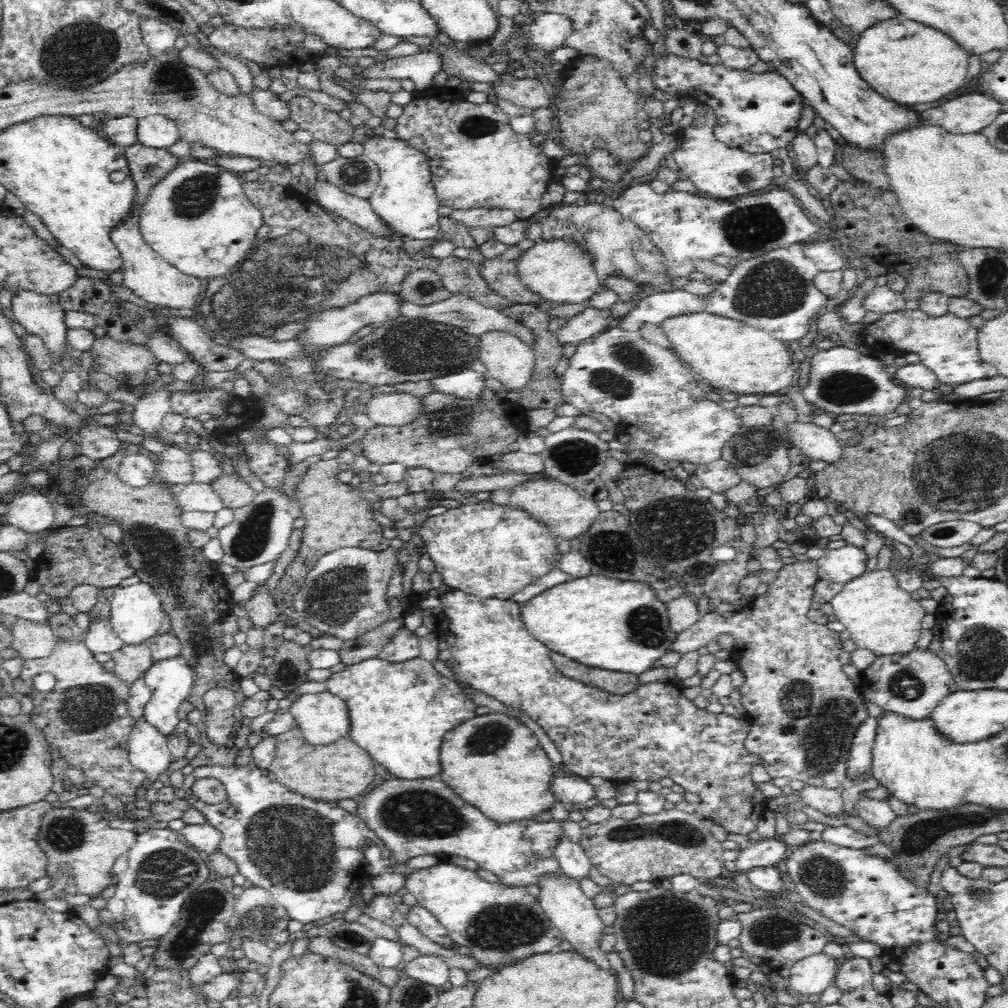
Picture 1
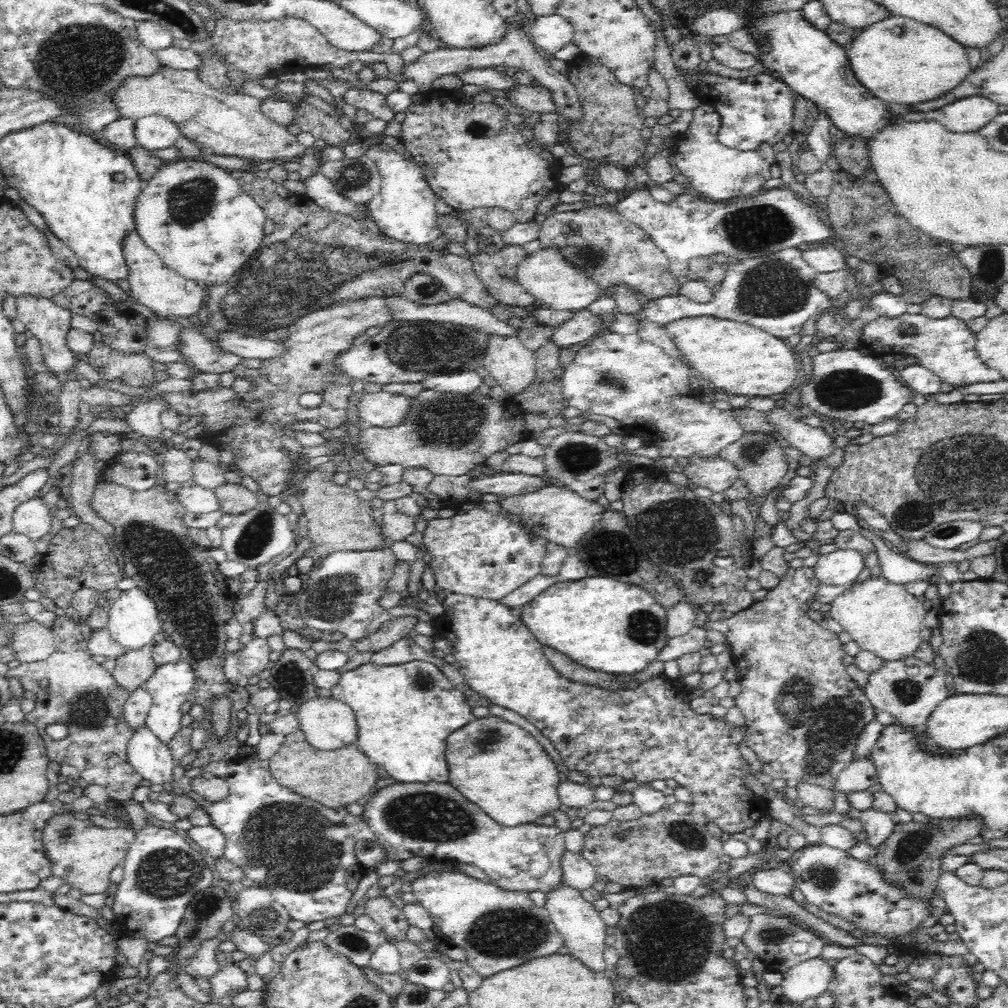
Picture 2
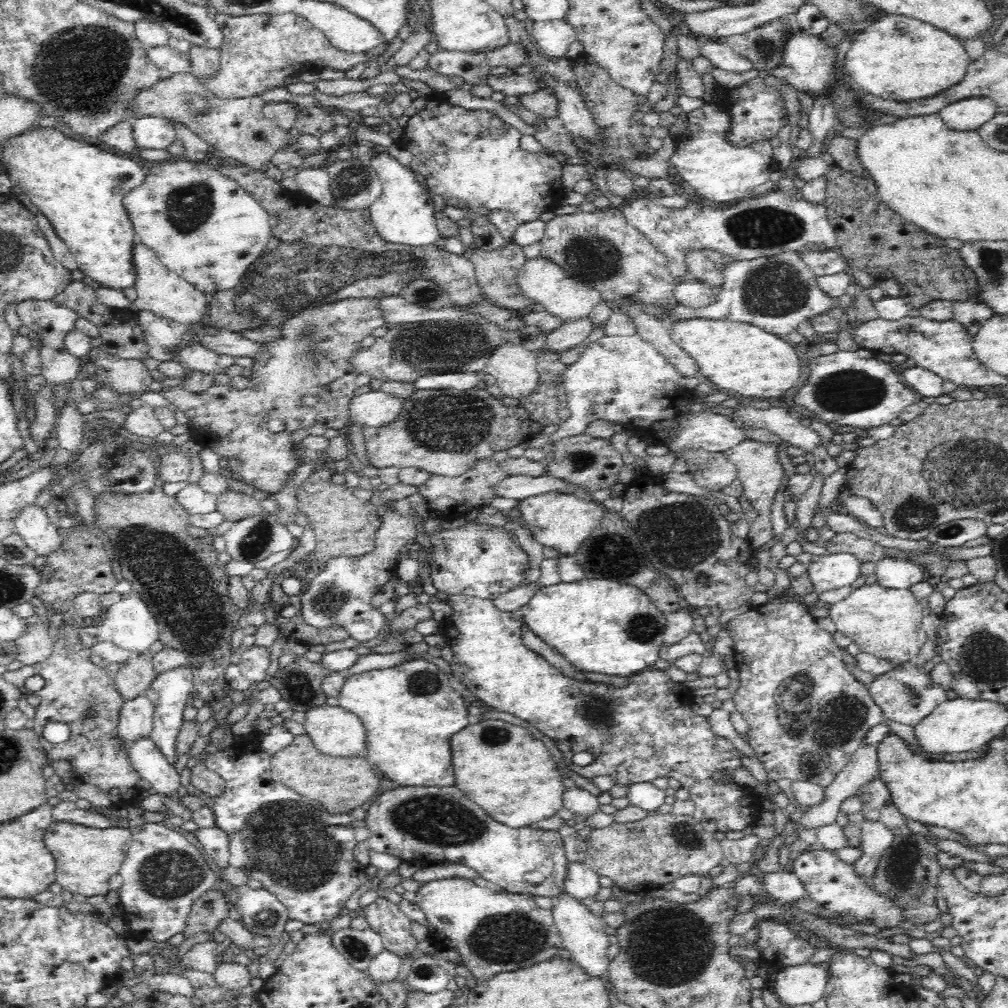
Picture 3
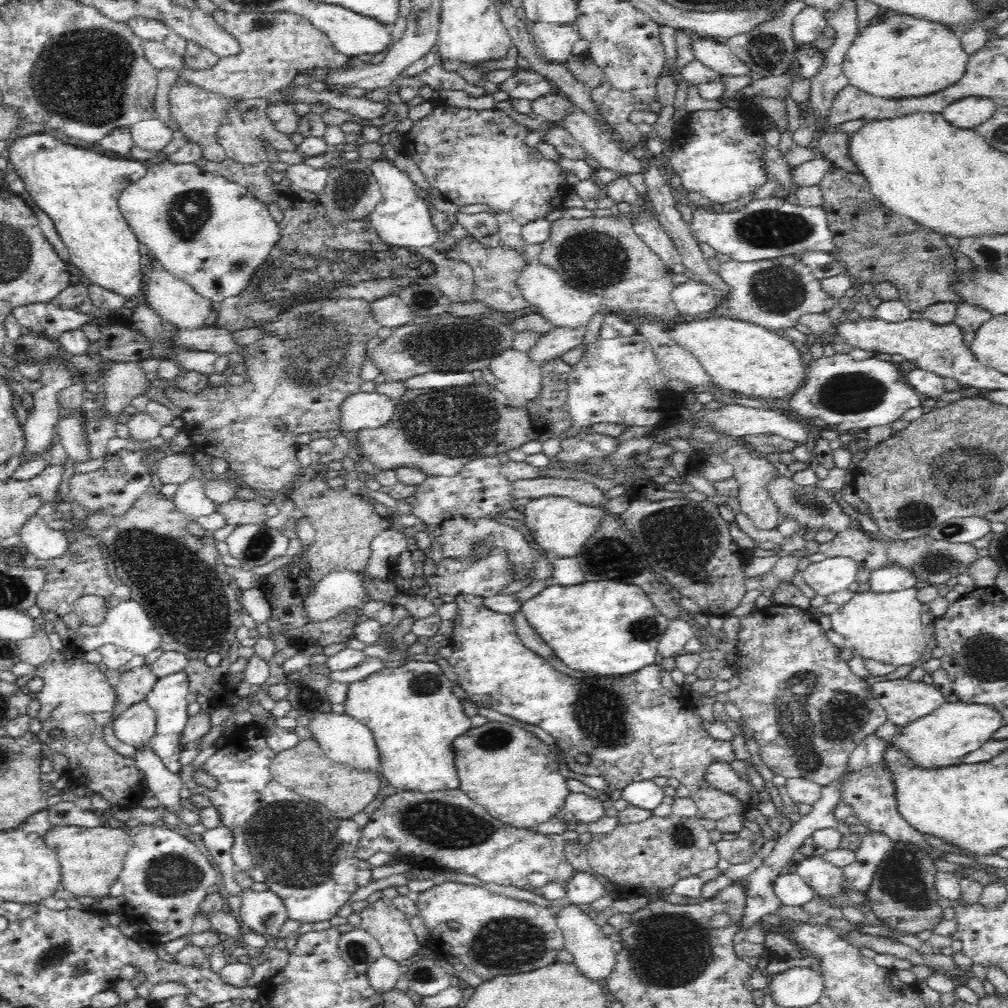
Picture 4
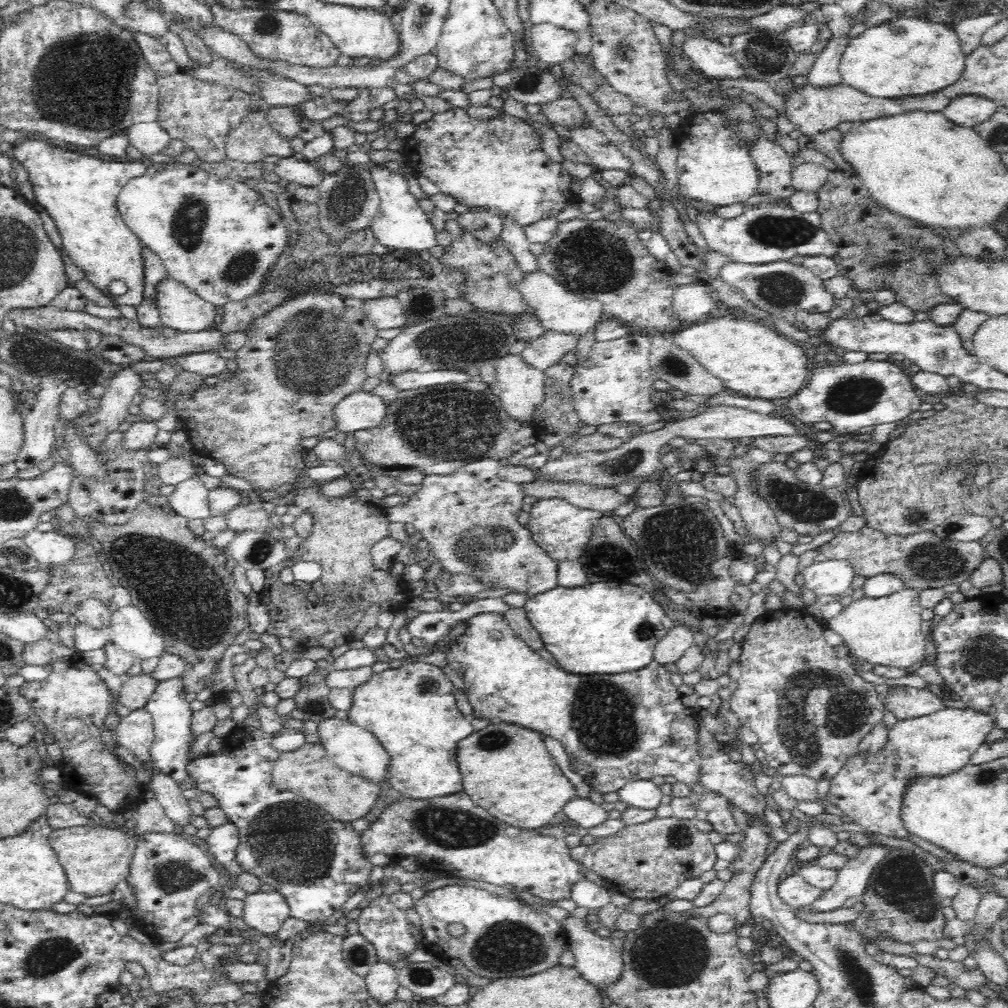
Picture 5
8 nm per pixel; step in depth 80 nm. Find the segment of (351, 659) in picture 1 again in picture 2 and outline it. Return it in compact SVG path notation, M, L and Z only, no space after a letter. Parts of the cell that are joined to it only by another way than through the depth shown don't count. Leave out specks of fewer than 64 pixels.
M420 616L392 617L388 622L384 622L376 634L367 640L354 641L352 645L360 653L384 650L406 638L418 622L420 622Z

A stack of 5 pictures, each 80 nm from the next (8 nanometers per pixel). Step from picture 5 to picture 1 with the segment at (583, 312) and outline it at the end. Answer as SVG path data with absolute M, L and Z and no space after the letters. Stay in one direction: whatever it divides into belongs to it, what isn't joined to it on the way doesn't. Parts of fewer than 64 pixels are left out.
M538 241L524 251L517 266L518 278L528 291L558 306L584 305L602 292L603 285L593 272L590 256L583 254L574 243Z

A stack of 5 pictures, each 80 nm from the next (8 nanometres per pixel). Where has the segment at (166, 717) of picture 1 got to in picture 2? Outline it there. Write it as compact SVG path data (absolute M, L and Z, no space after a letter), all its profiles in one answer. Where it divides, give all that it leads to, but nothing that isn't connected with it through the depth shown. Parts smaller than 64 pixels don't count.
M179 661L174 665L162 666L160 669L157 668L152 679L143 687L153 699L153 706L150 714L148 714L146 726L164 746L168 746L172 738L181 729L180 722L183 715L180 708L187 701L188 694L192 687L194 687L194 684L194 670L186 662Z

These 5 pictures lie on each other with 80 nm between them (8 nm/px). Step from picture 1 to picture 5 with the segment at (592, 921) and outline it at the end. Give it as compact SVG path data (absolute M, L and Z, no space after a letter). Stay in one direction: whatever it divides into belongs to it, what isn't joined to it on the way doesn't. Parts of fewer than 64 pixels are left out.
M569 917L563 921L562 928L566 931L568 946L566 948L573 952L575 956L574 968L584 980L587 980L592 986L600 988L602 991L610 984L618 984L622 980L622 970L624 968L622 953L612 944L612 939L602 937L591 930L585 919Z

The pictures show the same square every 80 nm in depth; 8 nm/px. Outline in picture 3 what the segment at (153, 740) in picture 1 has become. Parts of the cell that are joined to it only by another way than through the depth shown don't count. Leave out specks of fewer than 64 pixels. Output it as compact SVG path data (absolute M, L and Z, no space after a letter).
M142 738L127 748L132 766L143 778L143 784L160 798L172 798L181 787L181 777L175 767L168 765L163 754L155 747L151 738Z

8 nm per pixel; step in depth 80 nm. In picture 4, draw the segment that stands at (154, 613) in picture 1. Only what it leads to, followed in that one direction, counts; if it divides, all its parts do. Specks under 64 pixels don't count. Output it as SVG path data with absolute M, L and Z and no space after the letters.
M132 598L124 602L120 601L120 603L110 607L108 614L106 614L106 620L101 626L89 626L82 623L75 631L73 643L78 647L77 651L82 654L98 651L102 646L108 644L129 651L132 655L145 657L150 652L161 648L161 635L156 631L152 619L148 616L146 610Z

